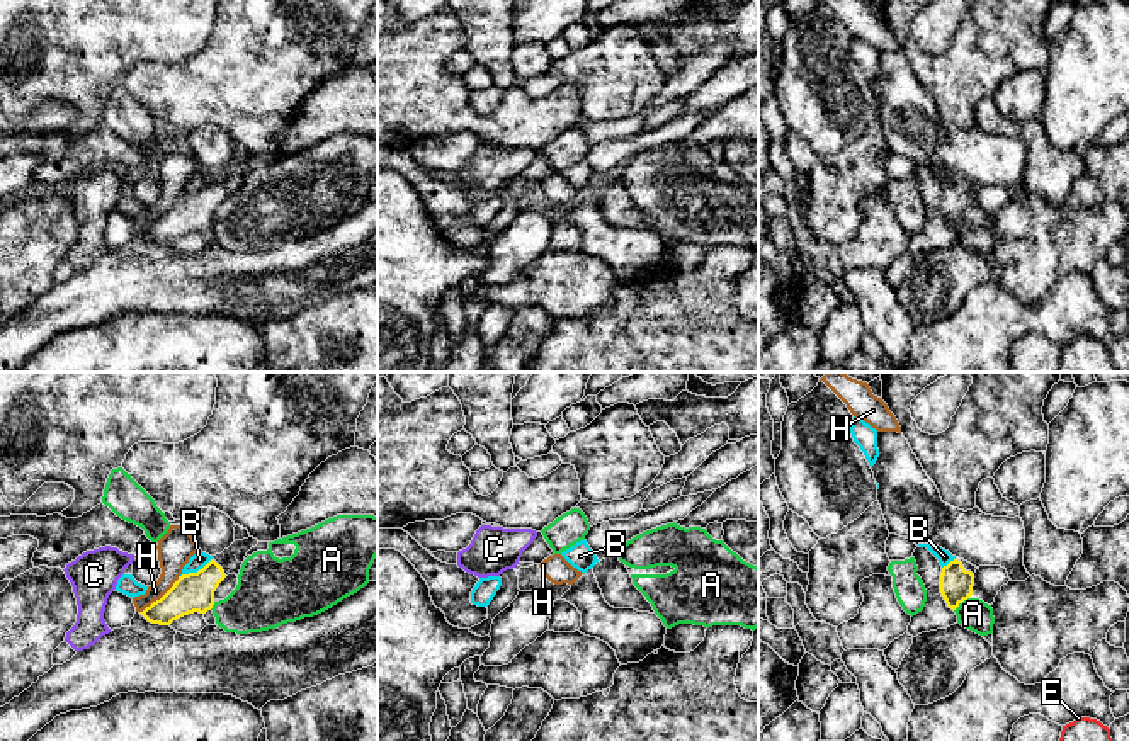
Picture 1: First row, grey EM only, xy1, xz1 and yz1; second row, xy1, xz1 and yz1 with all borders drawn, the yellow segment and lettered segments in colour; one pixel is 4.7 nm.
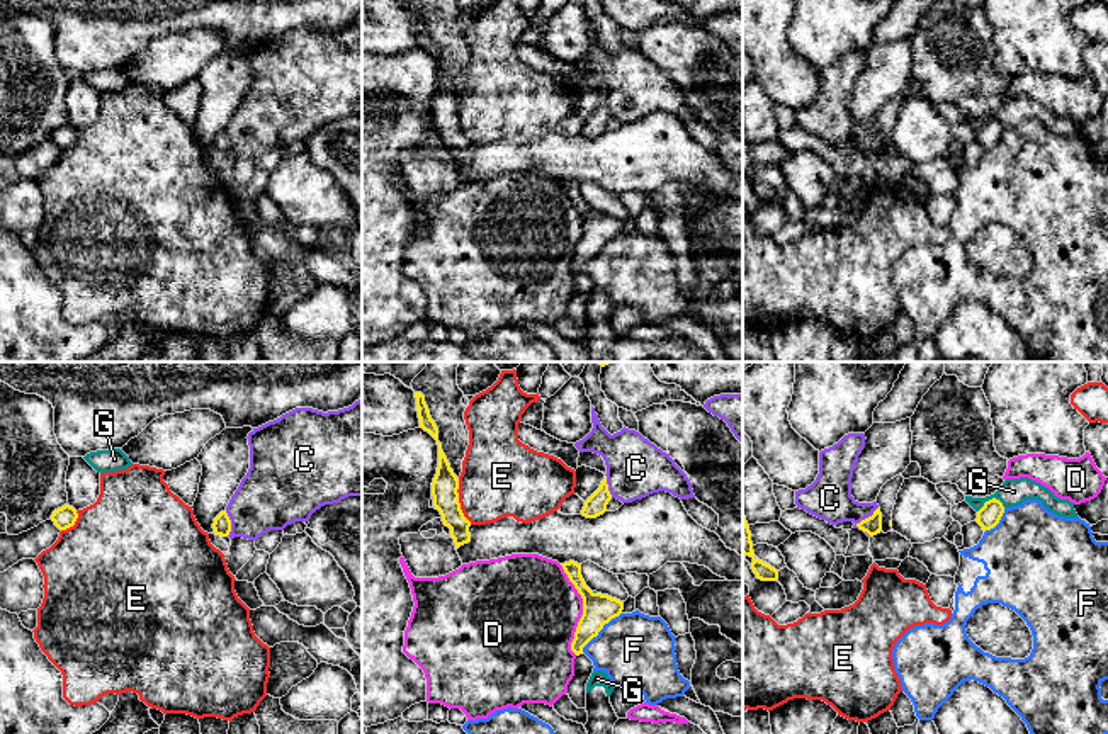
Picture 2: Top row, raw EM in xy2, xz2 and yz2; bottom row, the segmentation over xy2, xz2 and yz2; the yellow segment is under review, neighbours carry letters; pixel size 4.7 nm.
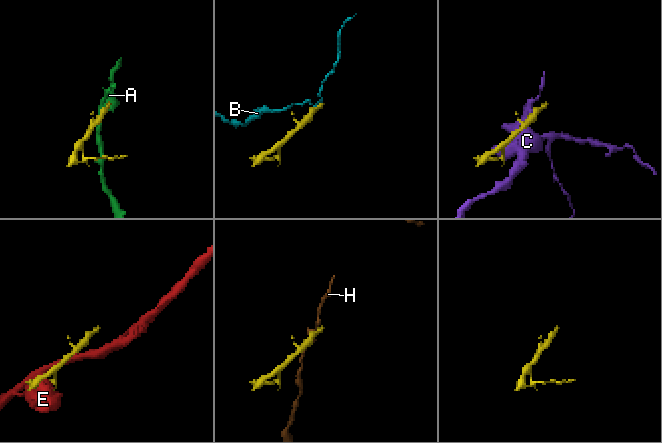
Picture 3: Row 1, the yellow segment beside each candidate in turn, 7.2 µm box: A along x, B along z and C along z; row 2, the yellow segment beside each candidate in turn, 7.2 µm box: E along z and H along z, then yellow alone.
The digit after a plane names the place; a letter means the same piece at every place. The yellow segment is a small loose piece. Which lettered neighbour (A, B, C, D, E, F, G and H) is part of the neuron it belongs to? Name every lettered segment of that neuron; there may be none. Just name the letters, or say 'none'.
none

